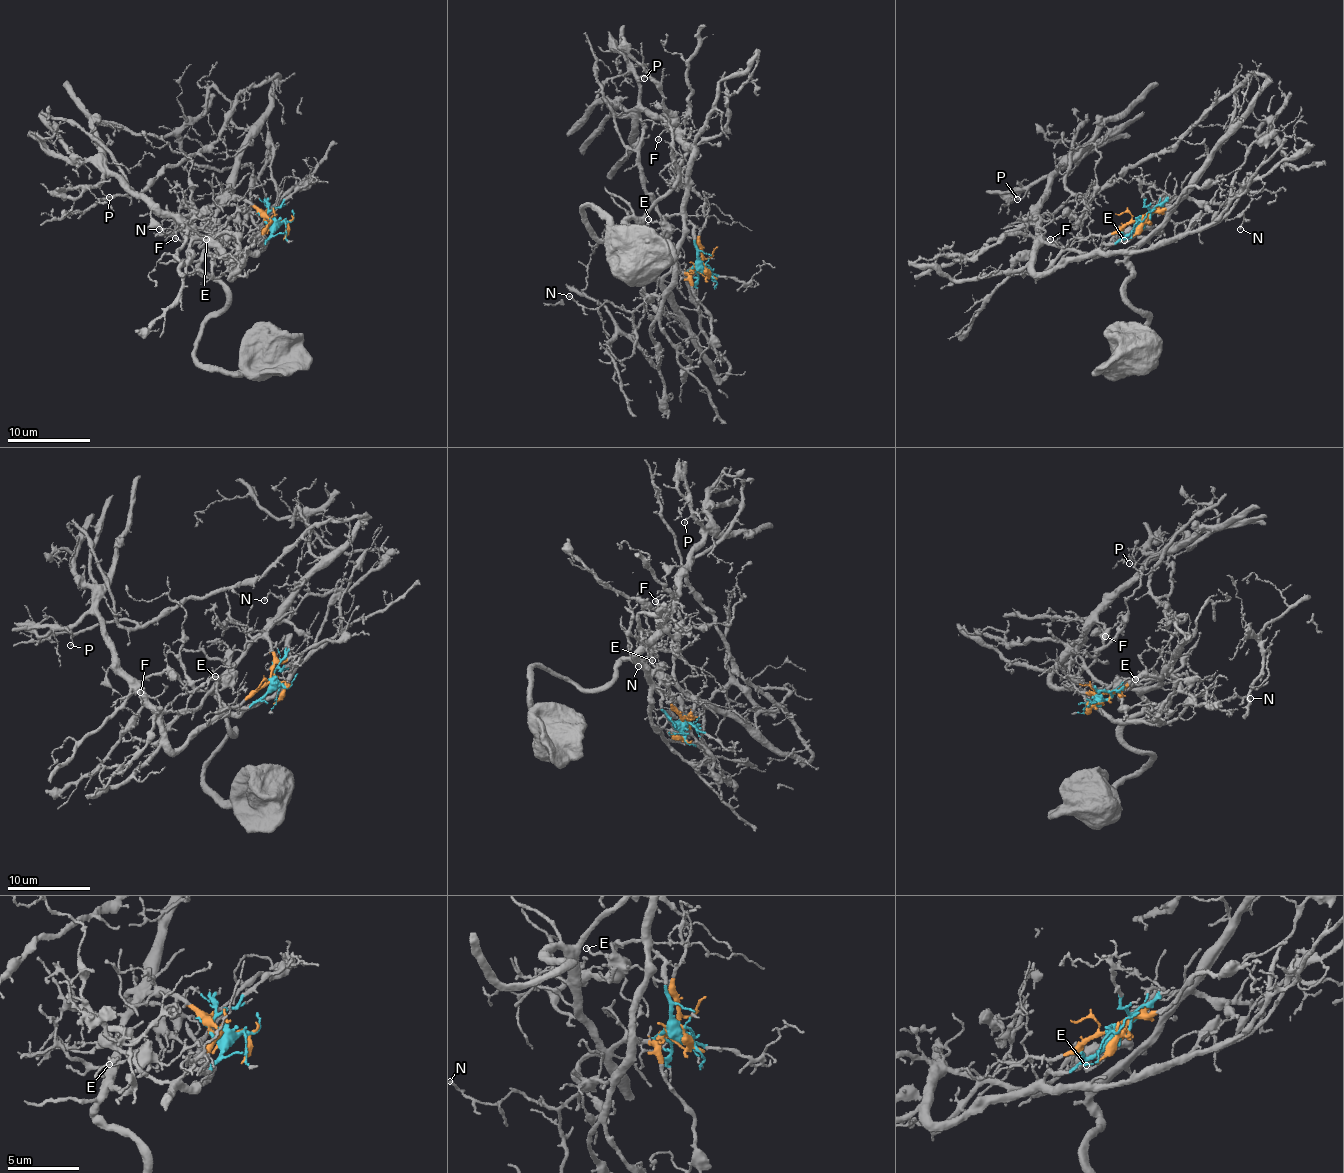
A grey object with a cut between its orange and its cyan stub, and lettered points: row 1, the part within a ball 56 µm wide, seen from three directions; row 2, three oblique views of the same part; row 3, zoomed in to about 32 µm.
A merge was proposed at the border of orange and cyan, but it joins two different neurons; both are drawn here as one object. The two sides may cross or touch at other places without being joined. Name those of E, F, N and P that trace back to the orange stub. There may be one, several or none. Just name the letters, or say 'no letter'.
N

